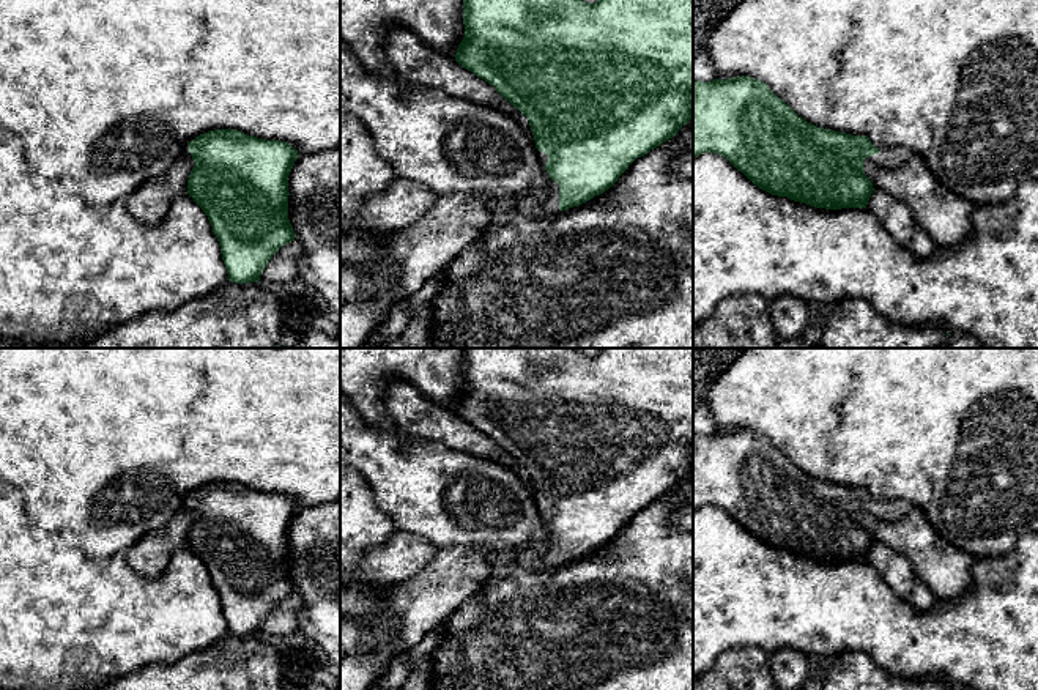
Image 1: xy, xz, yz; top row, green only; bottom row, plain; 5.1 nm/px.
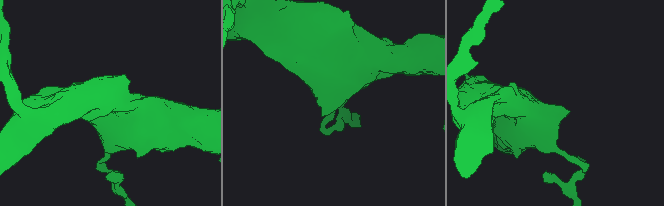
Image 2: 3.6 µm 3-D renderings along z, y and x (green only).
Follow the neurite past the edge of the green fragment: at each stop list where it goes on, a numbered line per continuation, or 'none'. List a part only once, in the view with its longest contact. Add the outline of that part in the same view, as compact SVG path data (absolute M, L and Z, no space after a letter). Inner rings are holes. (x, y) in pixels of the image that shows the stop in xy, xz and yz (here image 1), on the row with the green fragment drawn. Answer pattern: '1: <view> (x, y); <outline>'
1: xz (545, 200); M550 181L545 187L536 189L518 197L518 208L528 217L540 217L543 214L559 213L559 184Z

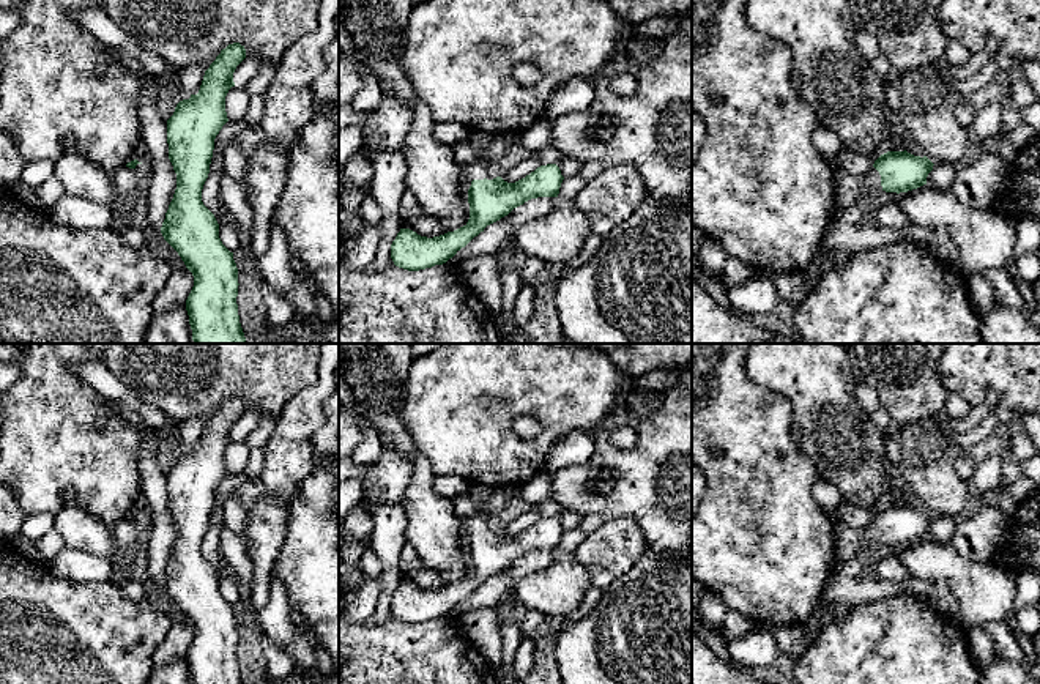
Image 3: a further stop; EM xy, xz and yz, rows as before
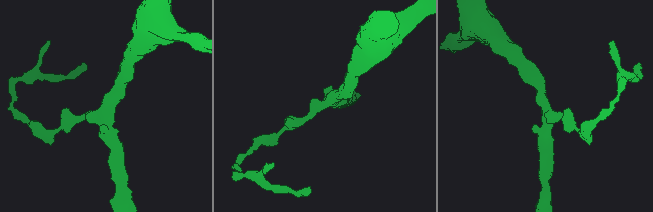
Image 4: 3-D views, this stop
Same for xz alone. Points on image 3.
1: xz (475, 170); M471 161L470 164L463 165L463 177L468 191L473 180L484 180L484 178L493 180L498 177L498 173L492 165L488 165L484 161L477 161L477 162Z

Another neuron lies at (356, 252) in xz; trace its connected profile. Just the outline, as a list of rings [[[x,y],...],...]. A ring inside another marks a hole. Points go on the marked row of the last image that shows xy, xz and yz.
[[[370,224],[358,236],[342,241],[339,246],[339,270],[367,268],[375,258],[380,241],[380,227]]]

